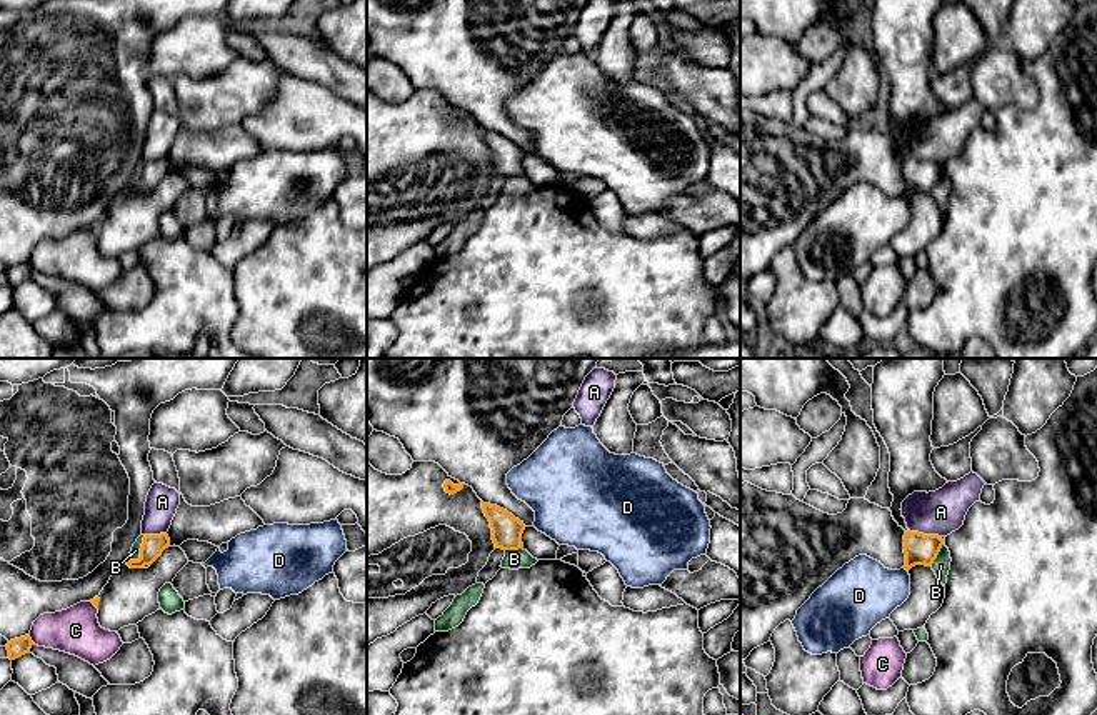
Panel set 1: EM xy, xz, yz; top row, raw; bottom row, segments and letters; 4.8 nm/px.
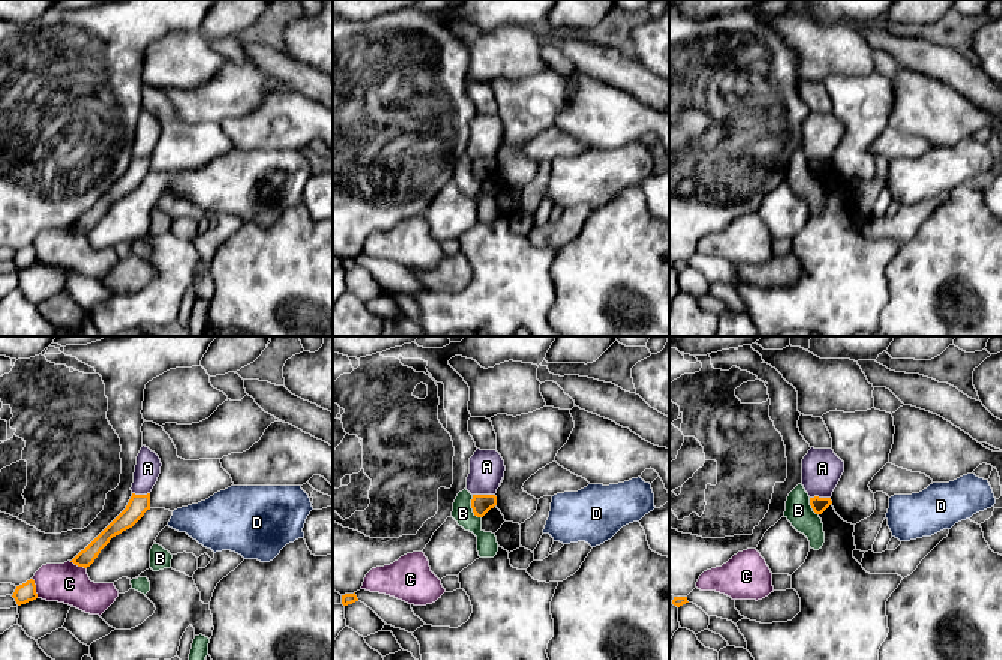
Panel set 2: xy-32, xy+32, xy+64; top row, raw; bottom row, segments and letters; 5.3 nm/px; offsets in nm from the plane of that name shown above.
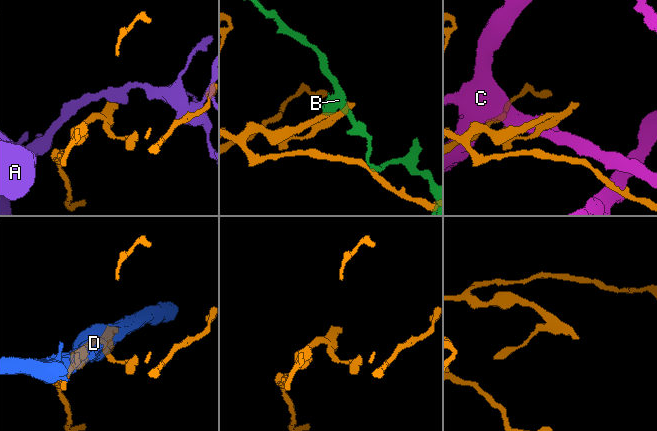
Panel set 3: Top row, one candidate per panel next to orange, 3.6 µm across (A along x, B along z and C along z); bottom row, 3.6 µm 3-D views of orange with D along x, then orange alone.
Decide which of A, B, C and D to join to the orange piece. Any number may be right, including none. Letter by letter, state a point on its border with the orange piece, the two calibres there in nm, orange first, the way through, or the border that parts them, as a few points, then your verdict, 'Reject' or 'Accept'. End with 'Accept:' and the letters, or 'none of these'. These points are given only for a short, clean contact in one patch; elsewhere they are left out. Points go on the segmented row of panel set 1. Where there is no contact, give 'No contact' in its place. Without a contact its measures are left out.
A: Touches orange at yz (922, 534). Thickness 150 nm (orange) against 220 nm. Reject
B: Touches orange at xy (140, 552). Thickness 110 nm (orange) against 50 nm. Boundary: xy (145, 535), (140, 555), (129, 560). Reject
C: Touches orange at xy (30, 639). Thickness 90 nm (orange) against 220 nm. Reject
D: Touches orange at yz (906, 569). Thickness 150 nm (orange) against 320 nm. Reject
Accept: none of these

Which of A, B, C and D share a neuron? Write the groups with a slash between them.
A / B / C / D

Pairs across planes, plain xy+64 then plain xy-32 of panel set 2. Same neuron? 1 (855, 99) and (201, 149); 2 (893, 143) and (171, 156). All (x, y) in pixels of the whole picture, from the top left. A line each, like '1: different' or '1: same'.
1: different
2: same

